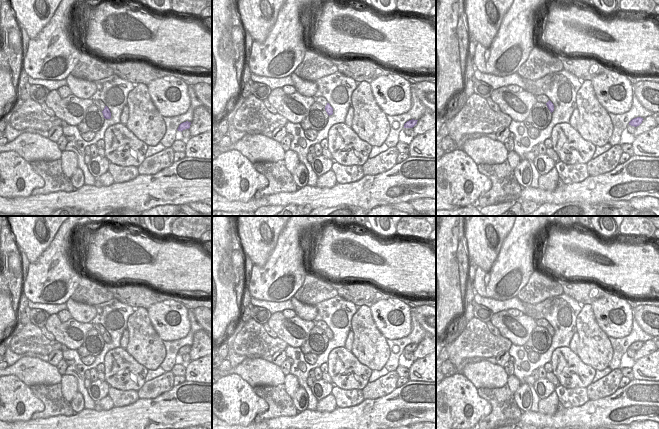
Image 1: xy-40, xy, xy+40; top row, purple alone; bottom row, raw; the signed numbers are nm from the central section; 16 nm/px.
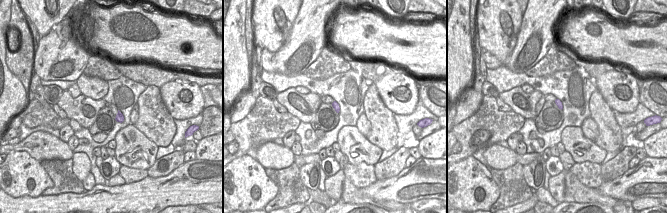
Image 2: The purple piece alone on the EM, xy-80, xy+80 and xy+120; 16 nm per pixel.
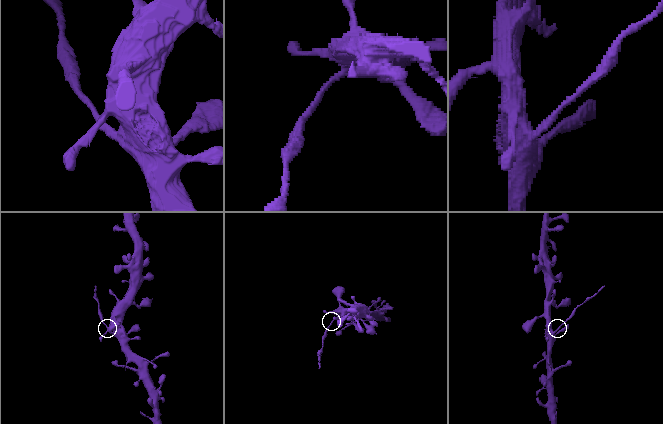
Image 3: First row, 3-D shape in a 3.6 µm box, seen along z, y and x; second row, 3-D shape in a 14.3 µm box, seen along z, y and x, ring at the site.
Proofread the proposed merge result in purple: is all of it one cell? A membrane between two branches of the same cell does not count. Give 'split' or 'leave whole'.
split

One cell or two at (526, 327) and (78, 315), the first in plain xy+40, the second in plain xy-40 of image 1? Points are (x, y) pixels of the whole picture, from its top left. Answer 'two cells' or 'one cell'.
two cells

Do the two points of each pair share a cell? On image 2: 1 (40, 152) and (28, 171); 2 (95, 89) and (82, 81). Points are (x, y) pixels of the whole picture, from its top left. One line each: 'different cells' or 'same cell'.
1: different cells
2: same cell

